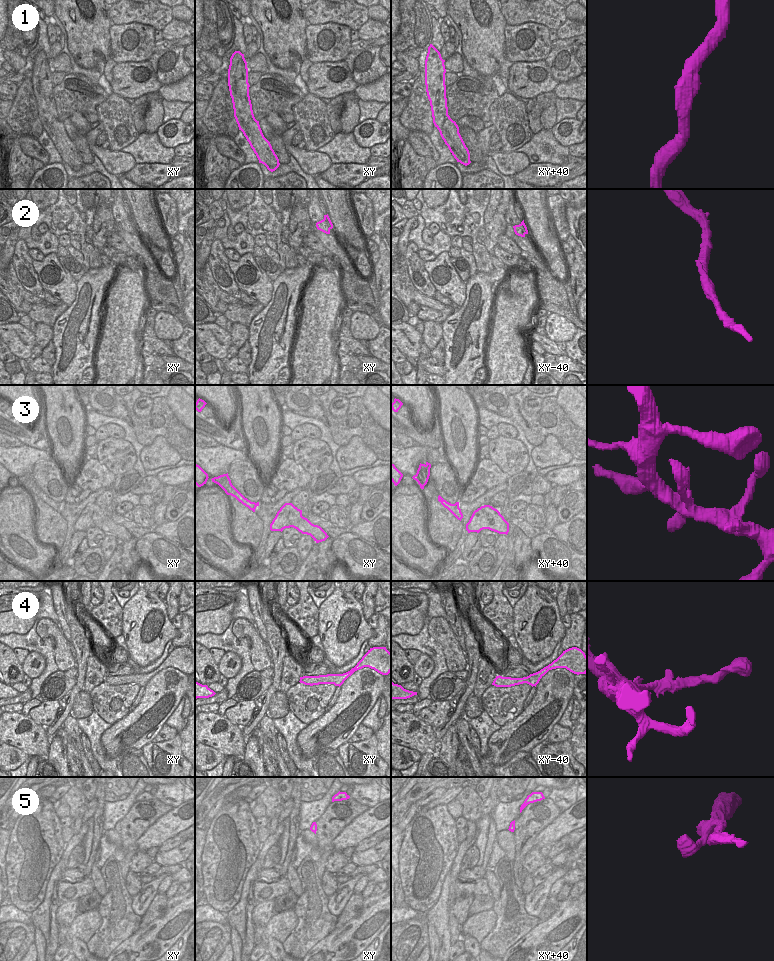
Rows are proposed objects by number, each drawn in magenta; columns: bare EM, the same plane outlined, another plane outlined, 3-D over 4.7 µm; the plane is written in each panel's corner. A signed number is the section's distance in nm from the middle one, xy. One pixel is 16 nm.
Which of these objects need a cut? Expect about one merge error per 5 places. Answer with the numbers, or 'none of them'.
none of them

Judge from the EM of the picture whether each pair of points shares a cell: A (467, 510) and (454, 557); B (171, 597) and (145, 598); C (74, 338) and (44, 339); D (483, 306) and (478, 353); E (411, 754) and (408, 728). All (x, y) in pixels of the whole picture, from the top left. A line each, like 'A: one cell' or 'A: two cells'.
A: one cell
B: two cells
C: two cells
D: one cell
E: two cells

